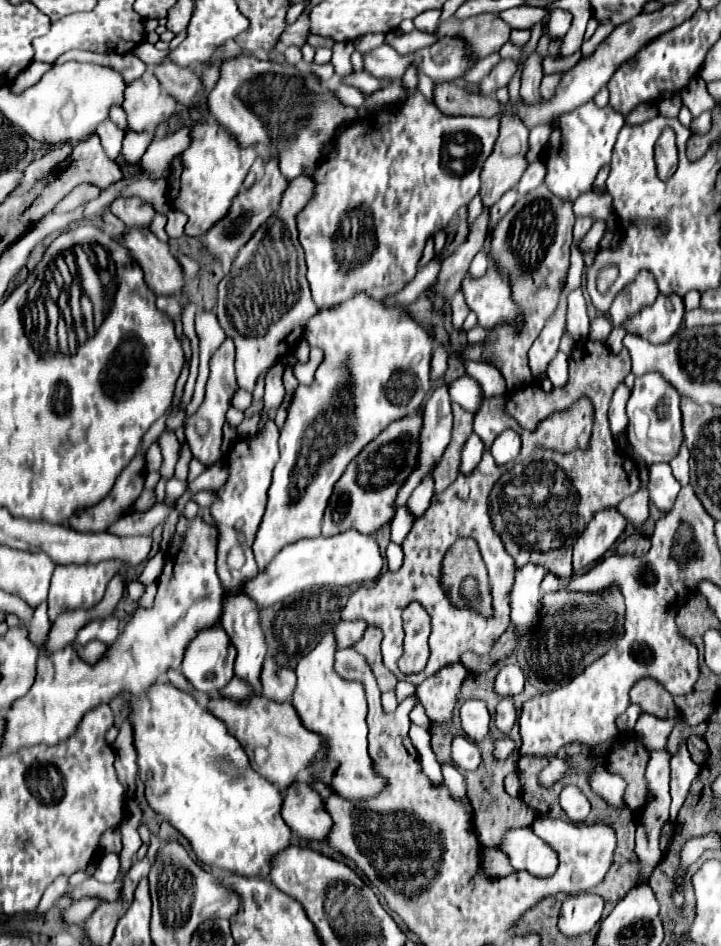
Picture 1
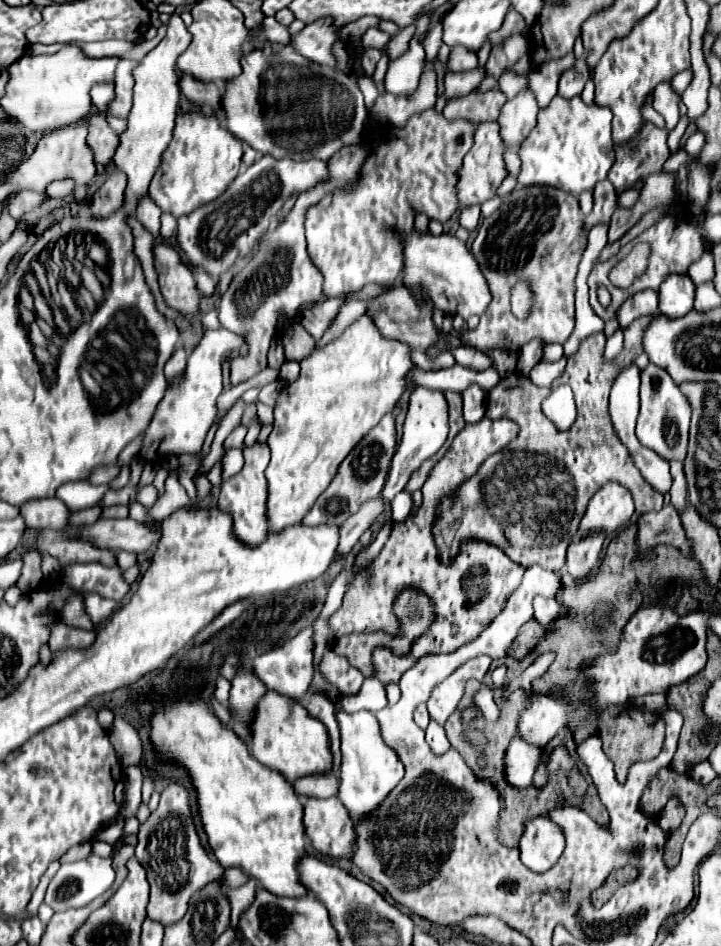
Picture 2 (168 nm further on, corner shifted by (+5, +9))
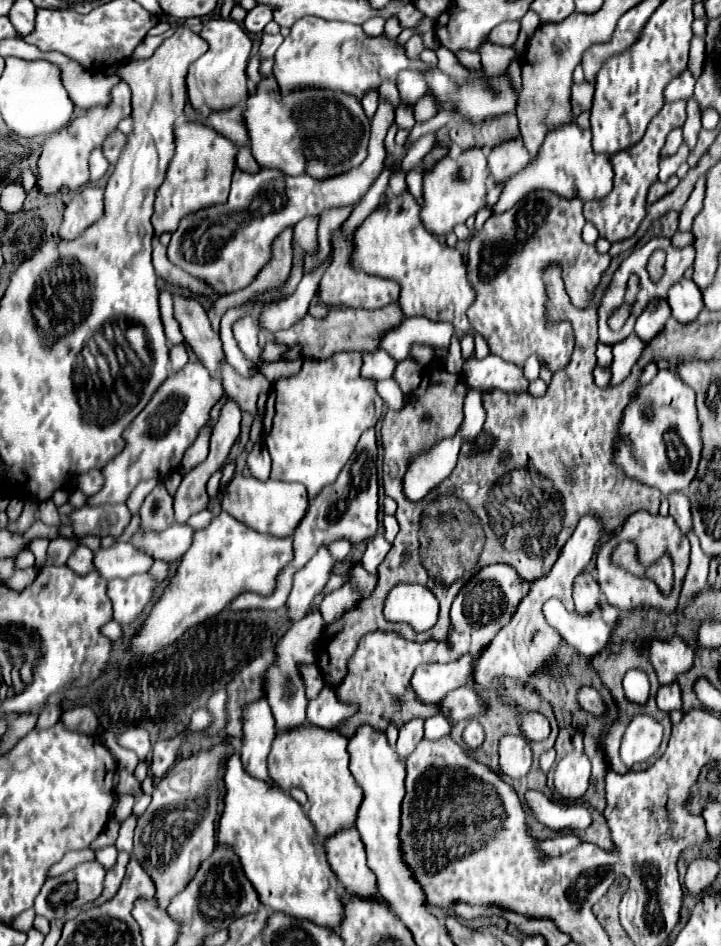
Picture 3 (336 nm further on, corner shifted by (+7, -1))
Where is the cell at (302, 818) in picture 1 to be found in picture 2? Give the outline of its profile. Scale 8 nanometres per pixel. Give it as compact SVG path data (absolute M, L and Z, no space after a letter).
M308 797L304 803L304 827L306 835L310 837L312 845L330 857L350 857L354 847L354 823L346 811L346 807L338 801L338 797L330 799L316 799Z

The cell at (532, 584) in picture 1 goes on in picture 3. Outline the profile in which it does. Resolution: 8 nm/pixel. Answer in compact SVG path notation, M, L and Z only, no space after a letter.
M558 599L544 603L544 617L560 631L568 645L576 647L586 657L596 657L610 645L612 627L602 617L568 613Z

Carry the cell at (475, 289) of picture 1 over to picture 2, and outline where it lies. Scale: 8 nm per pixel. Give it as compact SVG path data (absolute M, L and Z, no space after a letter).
M414 231L404 239L404 267L402 281L418 295L422 291L422 297L430 299L446 315L462 315L464 319L470 315L482 315L492 299L488 281L474 261L474 255L454 235L442 233L434 237L432 233L420 235Z

